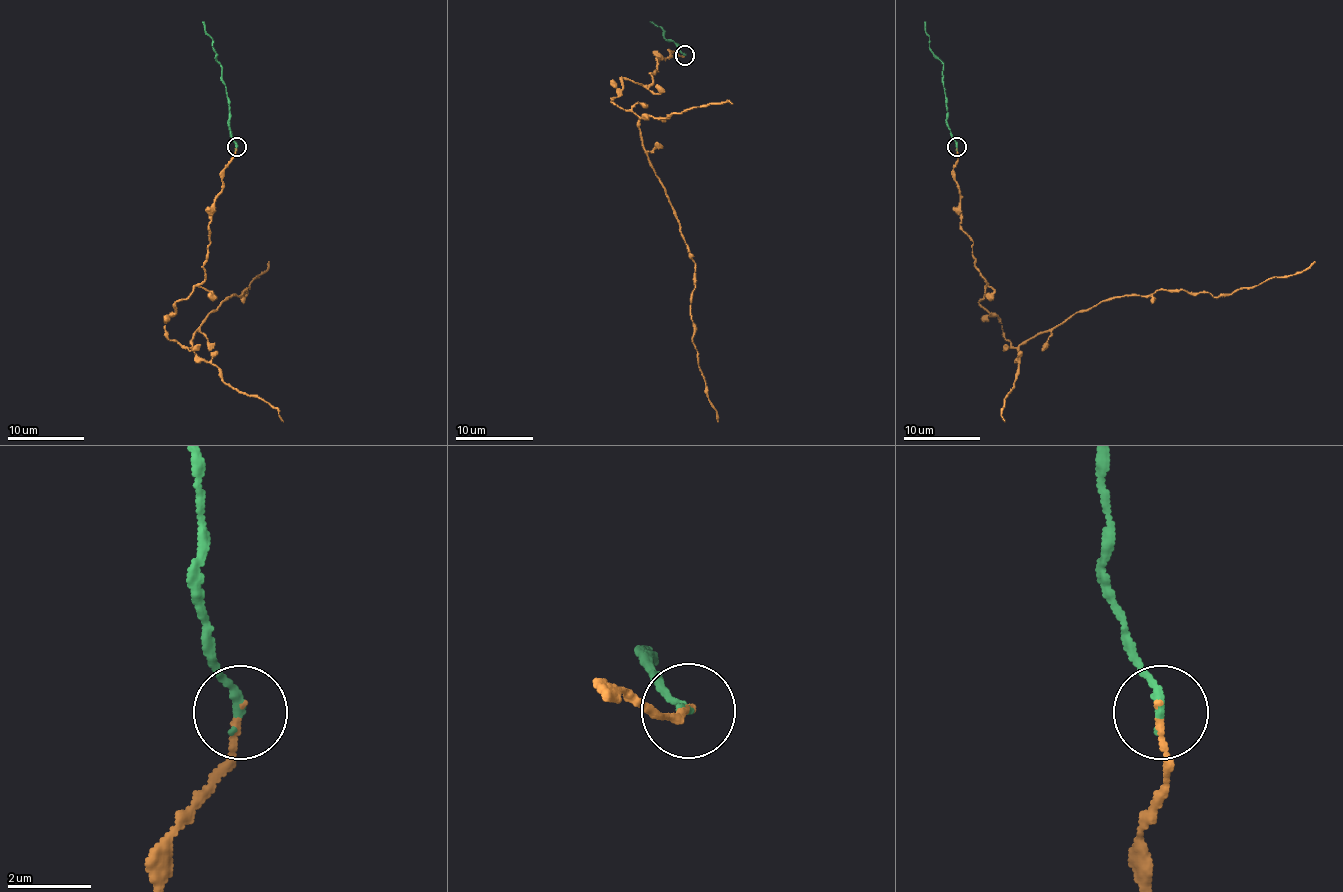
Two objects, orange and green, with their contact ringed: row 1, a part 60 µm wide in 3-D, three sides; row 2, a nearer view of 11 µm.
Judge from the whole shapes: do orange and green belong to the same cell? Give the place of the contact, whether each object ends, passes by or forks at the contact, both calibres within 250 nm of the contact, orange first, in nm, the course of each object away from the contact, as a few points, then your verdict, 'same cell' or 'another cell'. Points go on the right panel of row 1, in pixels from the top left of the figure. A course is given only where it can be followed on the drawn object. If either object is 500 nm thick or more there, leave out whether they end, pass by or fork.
place (957, 147); orange ends; green ends; calibres 120 and 220 nm; course orange (957, 146), (959, 228), (982, 278), (978, 303), (1016, 347), (1106, 299), (1160, 289), (1232, 295), (1314, 261); course green (957, 146), (948, 125), (940, 60), (929, 47), (925, 22); same cell

